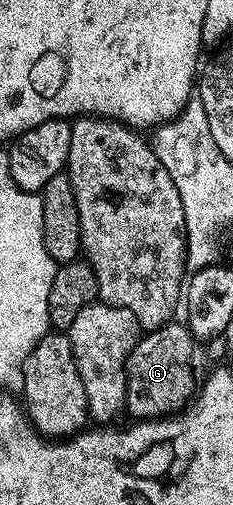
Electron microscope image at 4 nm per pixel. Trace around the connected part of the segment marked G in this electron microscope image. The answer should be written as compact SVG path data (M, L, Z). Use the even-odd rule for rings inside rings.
M172 320L166 326L159 326L156 330L148 330L140 337L127 357L127 405L126 413L139 420L149 418L165 418L169 414L177 414L194 399L197 393L195 370L191 365L195 362L196 339L186 325Z

